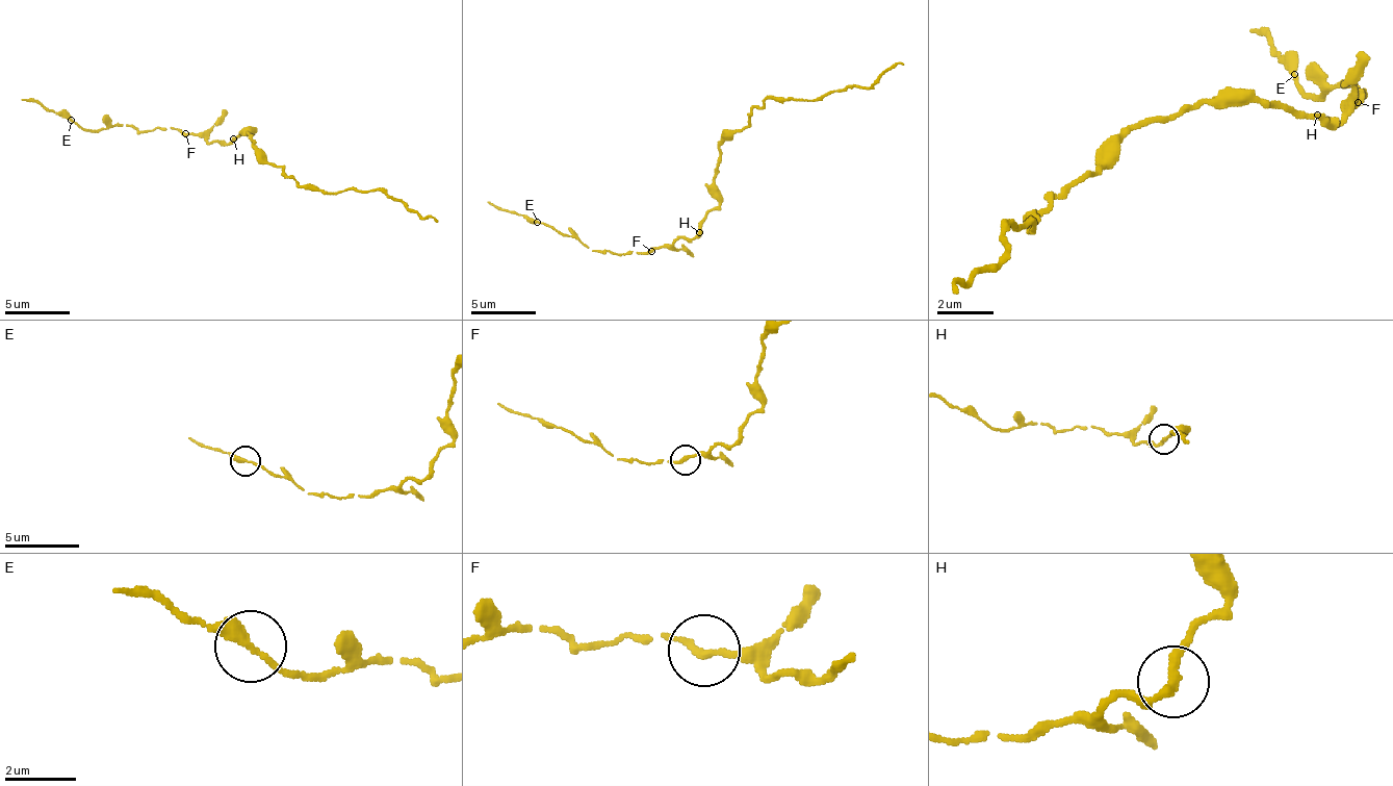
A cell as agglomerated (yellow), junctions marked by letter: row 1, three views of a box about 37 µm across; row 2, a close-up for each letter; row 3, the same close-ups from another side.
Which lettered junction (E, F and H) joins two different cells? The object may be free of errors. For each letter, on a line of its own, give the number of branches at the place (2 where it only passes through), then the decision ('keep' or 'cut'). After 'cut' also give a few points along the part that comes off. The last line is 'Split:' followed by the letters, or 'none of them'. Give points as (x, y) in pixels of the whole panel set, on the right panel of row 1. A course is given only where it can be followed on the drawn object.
E: 2 | keep
F: 2 | keep
H: 2 | keep
Split: none of them

